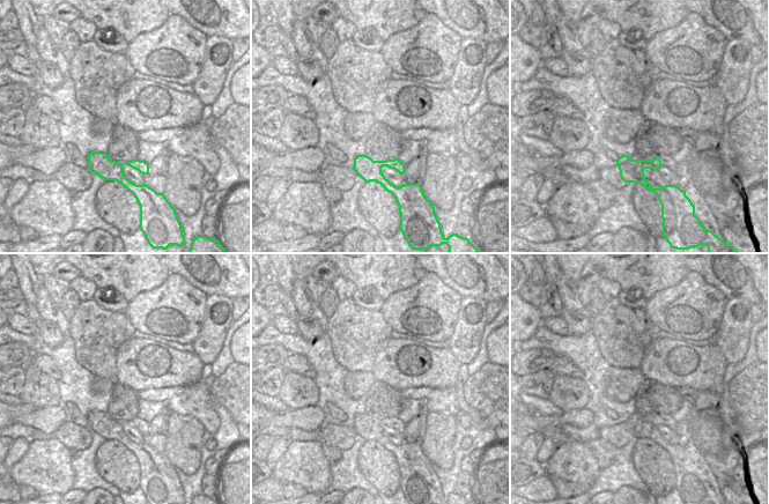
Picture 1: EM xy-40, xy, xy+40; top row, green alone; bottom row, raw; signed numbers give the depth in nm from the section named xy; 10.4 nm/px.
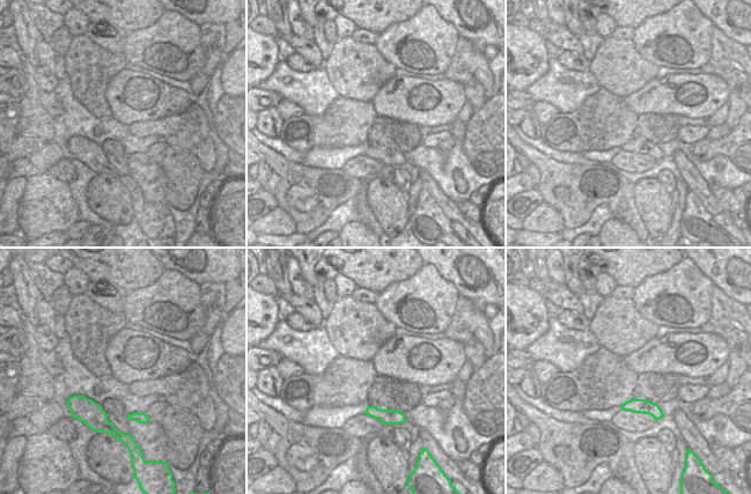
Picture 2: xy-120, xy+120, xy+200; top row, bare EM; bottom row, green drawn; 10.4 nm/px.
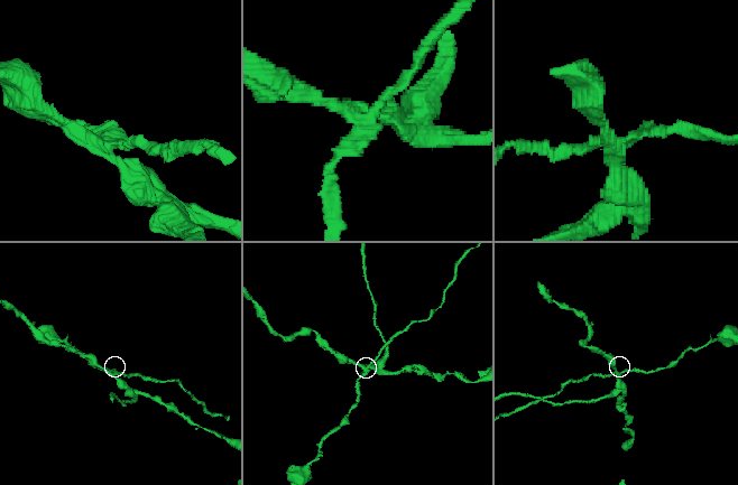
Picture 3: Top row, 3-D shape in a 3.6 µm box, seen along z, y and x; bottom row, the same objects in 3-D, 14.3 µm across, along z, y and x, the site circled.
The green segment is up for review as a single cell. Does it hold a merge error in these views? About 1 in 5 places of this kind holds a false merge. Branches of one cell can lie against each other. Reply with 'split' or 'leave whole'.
split

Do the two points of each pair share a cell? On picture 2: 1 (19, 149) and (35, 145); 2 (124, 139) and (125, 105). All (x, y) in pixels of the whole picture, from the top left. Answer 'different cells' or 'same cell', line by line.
1: same cell
2: different cells

